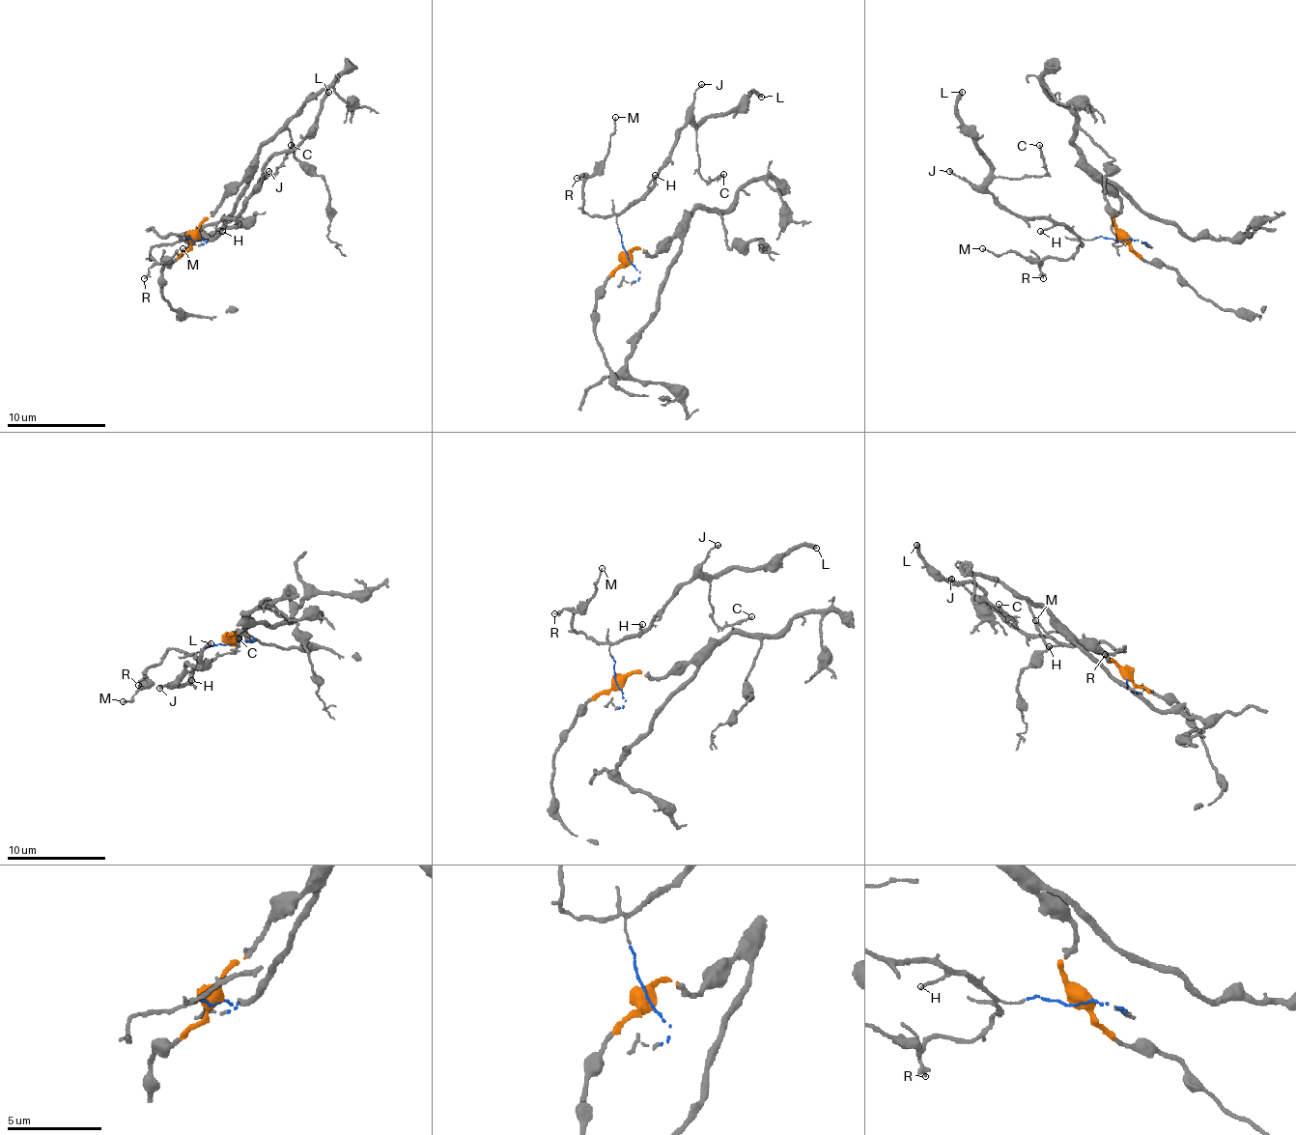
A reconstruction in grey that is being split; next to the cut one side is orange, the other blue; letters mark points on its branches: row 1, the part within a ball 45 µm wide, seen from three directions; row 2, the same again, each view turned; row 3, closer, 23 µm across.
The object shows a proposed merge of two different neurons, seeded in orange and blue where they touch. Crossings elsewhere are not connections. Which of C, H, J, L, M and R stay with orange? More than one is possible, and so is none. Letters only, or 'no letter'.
no letter

